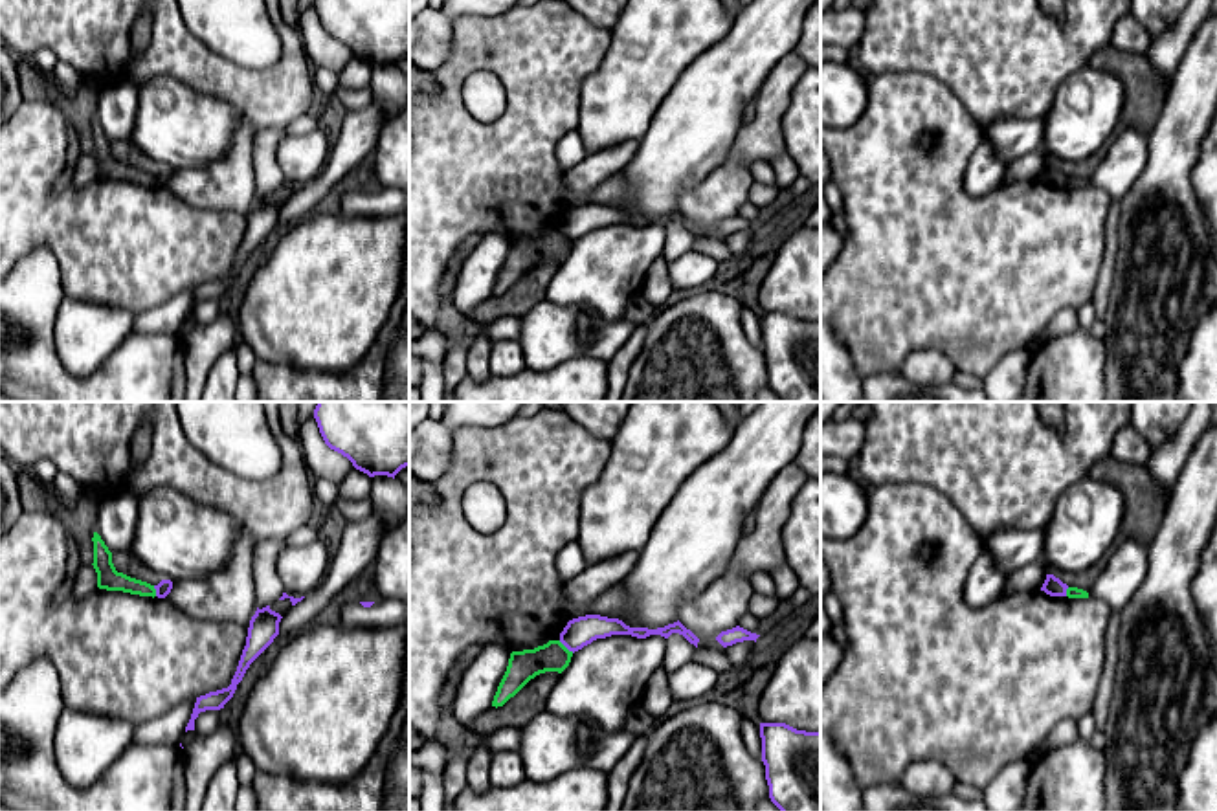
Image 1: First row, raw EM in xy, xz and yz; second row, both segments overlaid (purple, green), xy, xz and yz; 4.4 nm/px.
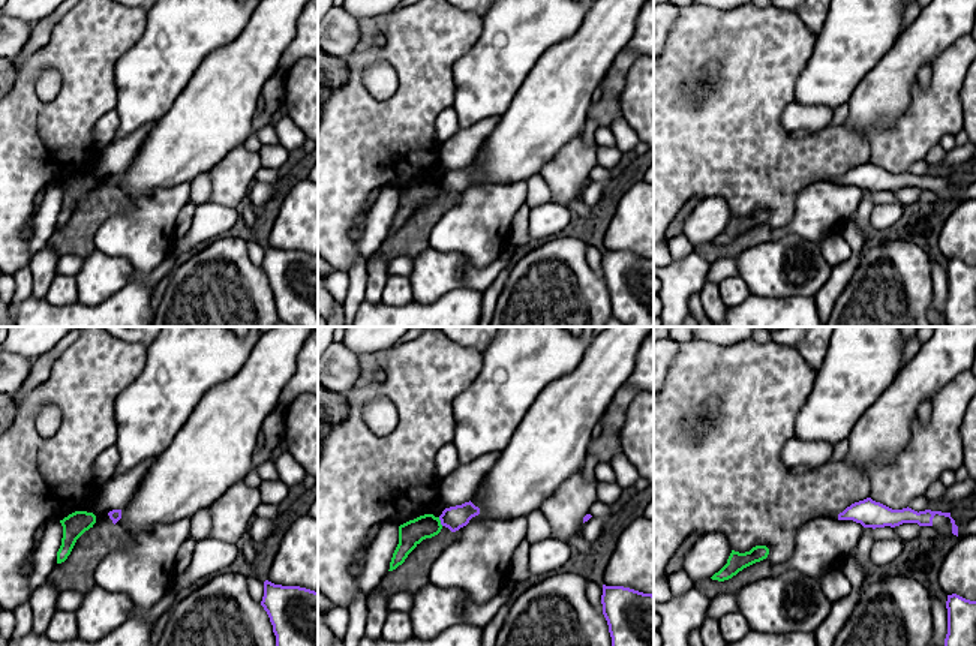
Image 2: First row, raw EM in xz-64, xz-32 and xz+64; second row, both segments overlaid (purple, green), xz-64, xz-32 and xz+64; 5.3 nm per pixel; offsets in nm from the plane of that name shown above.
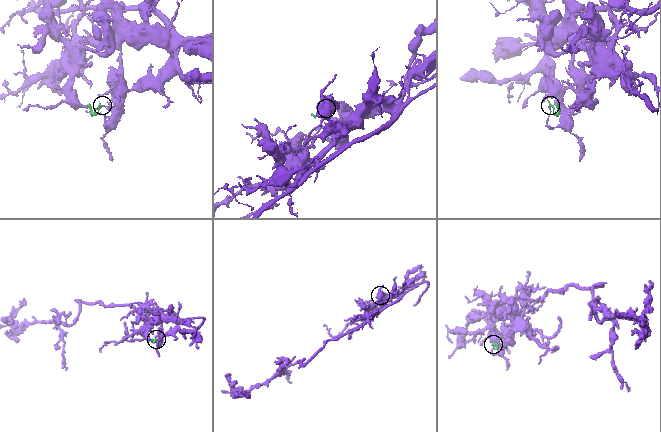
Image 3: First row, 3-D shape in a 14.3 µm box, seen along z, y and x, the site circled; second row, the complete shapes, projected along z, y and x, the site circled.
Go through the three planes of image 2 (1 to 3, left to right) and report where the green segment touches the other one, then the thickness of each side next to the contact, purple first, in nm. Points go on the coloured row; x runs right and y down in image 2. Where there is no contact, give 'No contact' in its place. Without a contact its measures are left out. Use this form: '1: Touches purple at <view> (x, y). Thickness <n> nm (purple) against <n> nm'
1: No contact
2: Touches purple at xz-32 (441, 522). Thickness 130 nm (purple) against 140 nm
3: No contact

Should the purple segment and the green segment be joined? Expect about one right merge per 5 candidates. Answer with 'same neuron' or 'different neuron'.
different neuron

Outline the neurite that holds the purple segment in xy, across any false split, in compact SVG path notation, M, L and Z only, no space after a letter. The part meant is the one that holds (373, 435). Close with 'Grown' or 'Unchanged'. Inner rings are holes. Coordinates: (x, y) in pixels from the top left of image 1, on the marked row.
M318 402L325 444L369 477L409 466L409 402Z. Unchanged

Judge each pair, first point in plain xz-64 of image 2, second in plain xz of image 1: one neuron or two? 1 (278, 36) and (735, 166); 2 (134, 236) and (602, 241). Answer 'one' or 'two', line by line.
1: two
2: one

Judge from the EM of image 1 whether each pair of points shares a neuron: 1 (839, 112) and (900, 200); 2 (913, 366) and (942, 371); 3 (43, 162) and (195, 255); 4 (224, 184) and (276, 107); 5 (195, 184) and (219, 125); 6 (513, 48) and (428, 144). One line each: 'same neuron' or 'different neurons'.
1: different neurons
2: same neuron
3: same neuron
4: different neurons
5: different neurons
6: same neuron

